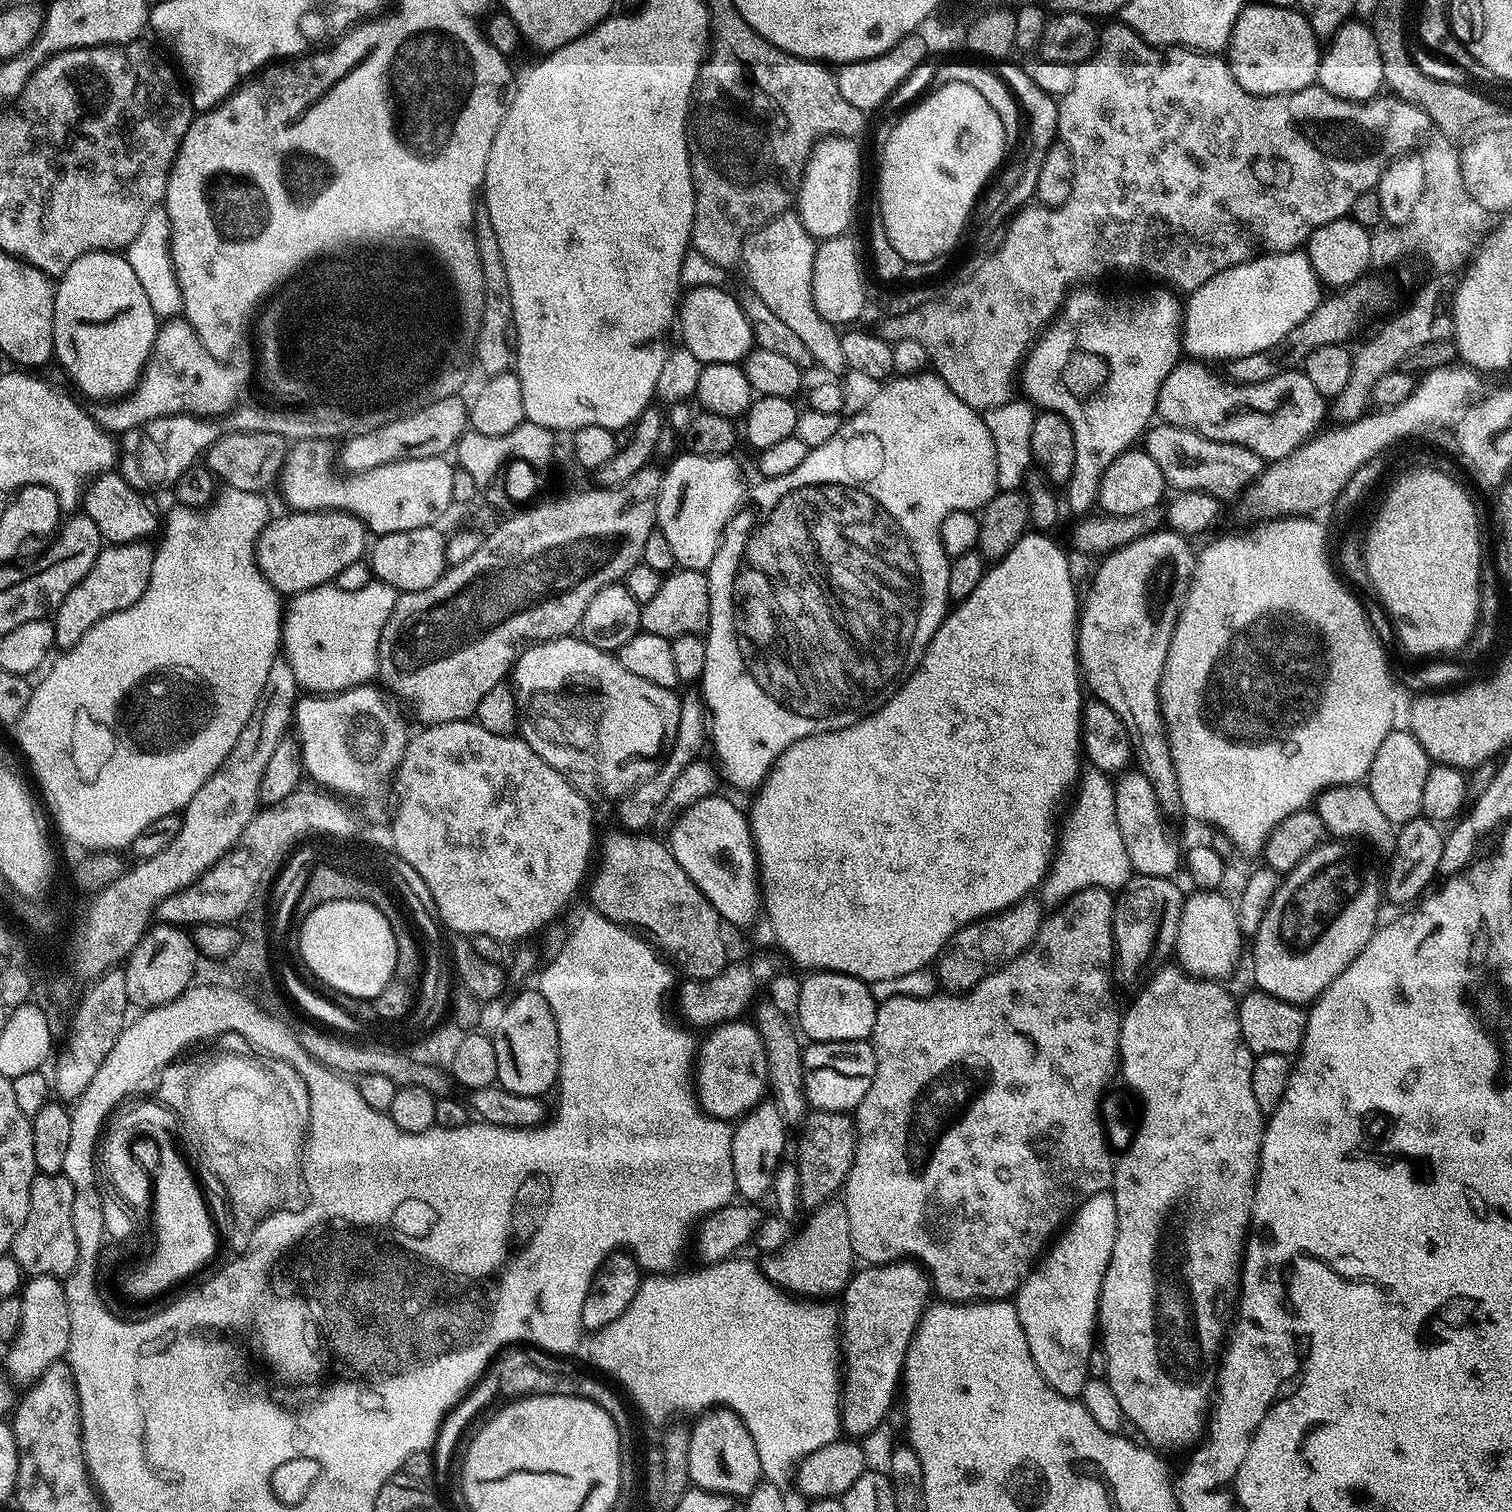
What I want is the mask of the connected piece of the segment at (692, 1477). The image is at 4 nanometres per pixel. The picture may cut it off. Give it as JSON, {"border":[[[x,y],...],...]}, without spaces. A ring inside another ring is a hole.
{"border":[[[716,1406],[697,1420],[700,1421],[690,1428],[689,1481],[707,1492],[725,1492],[728,1496],[747,1498],[761,1483],[762,1473],[758,1450],[754,1450],[754,1438],[750,1438],[744,1419],[730,1408]]]}

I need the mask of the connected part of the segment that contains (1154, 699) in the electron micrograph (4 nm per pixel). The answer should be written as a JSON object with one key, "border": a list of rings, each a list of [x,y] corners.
{"border":[[[1157,530],[1147,536],[1139,536],[1125,548],[1107,553],[1099,561],[1100,569],[1092,580],[1088,597],[1085,600],[1083,597],[1076,633],[1076,659],[1080,661],[1083,683],[1095,699],[1110,706],[1110,710],[1122,718],[1122,726],[1126,726],[1132,743],[1135,771],[1148,779],[1154,798],[1160,803],[1161,813],[1168,818],[1181,815],[1182,790],[1178,790],[1168,733],[1164,730],[1164,719],[1160,714],[1160,679],[1164,673],[1166,654],[1170,650],[1170,638],[1196,569],[1197,553],[1194,548],[1192,552],[1188,544],[1191,544],[1189,537],[1181,536],[1179,532]]]}

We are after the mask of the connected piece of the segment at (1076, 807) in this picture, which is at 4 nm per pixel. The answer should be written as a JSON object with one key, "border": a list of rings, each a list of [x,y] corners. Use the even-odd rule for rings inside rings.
{"border":[[[1088,770],[1088,773],[1081,775],[1078,780],[1080,789],[1076,792],[1076,801],[1064,820],[1064,829],[1059,829],[1058,843],[1054,848],[1054,855],[1050,863],[1047,875],[1042,881],[1042,900],[1045,905],[1059,906],[1074,894],[1078,894],[1084,888],[1107,888],[1109,890],[1123,889],[1133,875],[1130,866],[1130,858],[1126,858],[1126,846],[1122,846],[1122,834],[1118,834],[1118,822],[1114,814],[1114,788],[1106,781],[1105,773],[1095,770]]]}

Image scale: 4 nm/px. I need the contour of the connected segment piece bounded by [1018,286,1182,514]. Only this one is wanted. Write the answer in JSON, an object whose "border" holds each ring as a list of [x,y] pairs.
{"border":[[[1158,286],[1153,292],[1140,292],[1137,296],[1107,296],[1104,292],[1099,292],[1096,288],[1077,287],[1075,290],[1069,291],[1064,297],[1059,311],[1056,313],[1051,324],[1044,329],[1042,335],[1028,349],[1023,361],[1022,367],[1018,372],[1018,384],[1024,387],[1024,392],[1029,401],[1037,409],[1046,412],[1057,412],[1062,414],[1062,418],[1066,418],[1066,422],[1070,422],[1070,430],[1074,434],[1074,446],[1076,447],[1076,471],[1071,480],[1066,485],[1068,491],[1068,504],[1074,511],[1080,512],[1076,514],[1084,514],[1089,511],[1088,508],[1097,503],[1096,495],[1098,494],[1098,486],[1102,482],[1102,474],[1106,474],[1106,470],[1110,470],[1110,462],[1114,462],[1114,458],[1118,458],[1122,453],[1129,451],[1133,447],[1132,444],[1141,439],[1144,433],[1148,431],[1156,416],[1156,399],[1162,390],[1162,382],[1166,382],[1166,378],[1172,373],[1178,361],[1182,356],[1182,300],[1175,291],[1169,290],[1167,287]]]}

